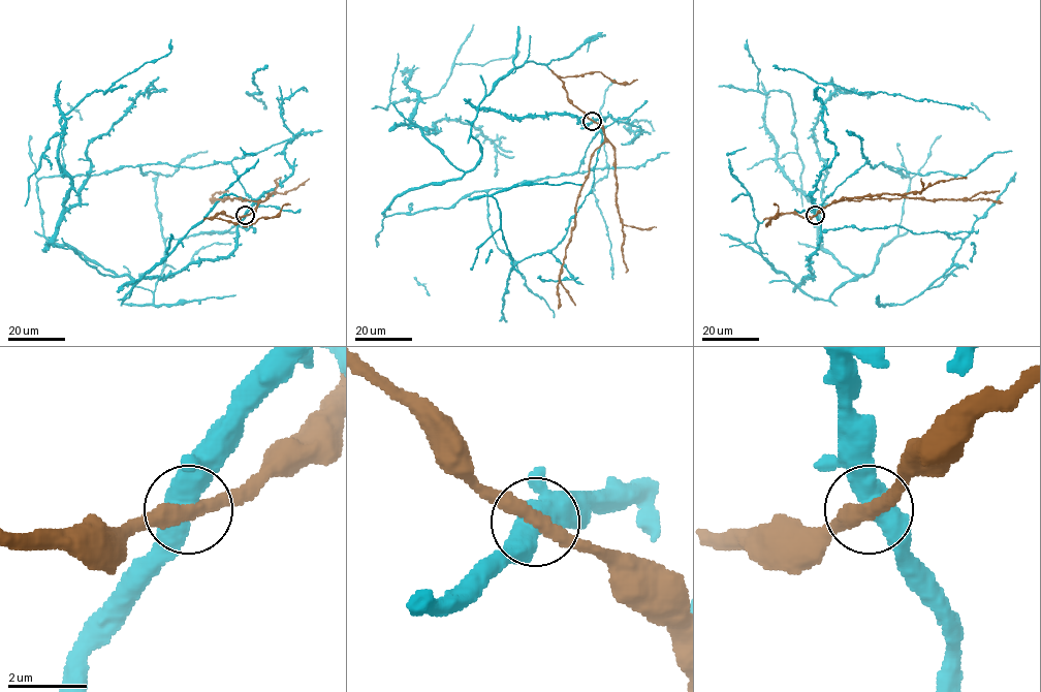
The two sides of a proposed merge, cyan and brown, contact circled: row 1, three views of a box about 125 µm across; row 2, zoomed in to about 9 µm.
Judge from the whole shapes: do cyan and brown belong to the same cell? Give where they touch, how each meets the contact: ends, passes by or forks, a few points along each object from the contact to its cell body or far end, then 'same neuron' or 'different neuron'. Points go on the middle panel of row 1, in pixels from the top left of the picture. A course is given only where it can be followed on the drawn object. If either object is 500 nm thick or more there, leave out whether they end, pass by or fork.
at (592, 121); cyan runs (593, 121), (475, 105), (479, 162), (460, 178), (406, 190), (384, 216), (574, 175), (595, 134), (647, 100); brown runs (593, 121), (602, 129), (604, 140), (591, 157), (560, 275), (560, 281), (575, 305); same neuron

